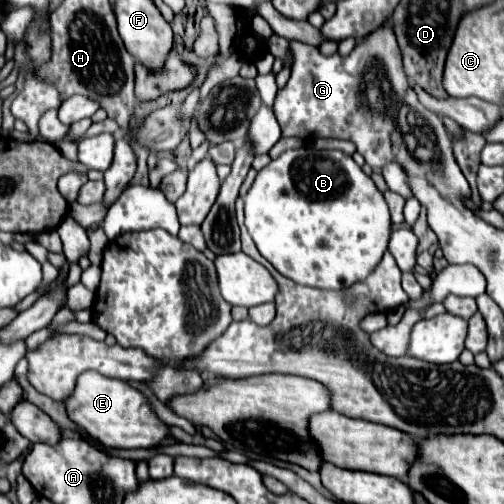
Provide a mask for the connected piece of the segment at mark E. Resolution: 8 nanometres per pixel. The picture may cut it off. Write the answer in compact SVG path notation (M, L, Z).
M94 370L78 378L78 390L74 390L74 398L66 404L66 412L72 422L84 426L108 448L154 448L172 436L170 426L158 418L148 394Z

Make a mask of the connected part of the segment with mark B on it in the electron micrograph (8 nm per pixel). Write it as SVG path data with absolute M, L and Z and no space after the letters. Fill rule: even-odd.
M286 150L258 172L252 188L244 196L244 214L256 248L282 276L296 284L324 290L344 290L366 278L386 252L392 232L390 212L382 192L352 156L338 150Z

